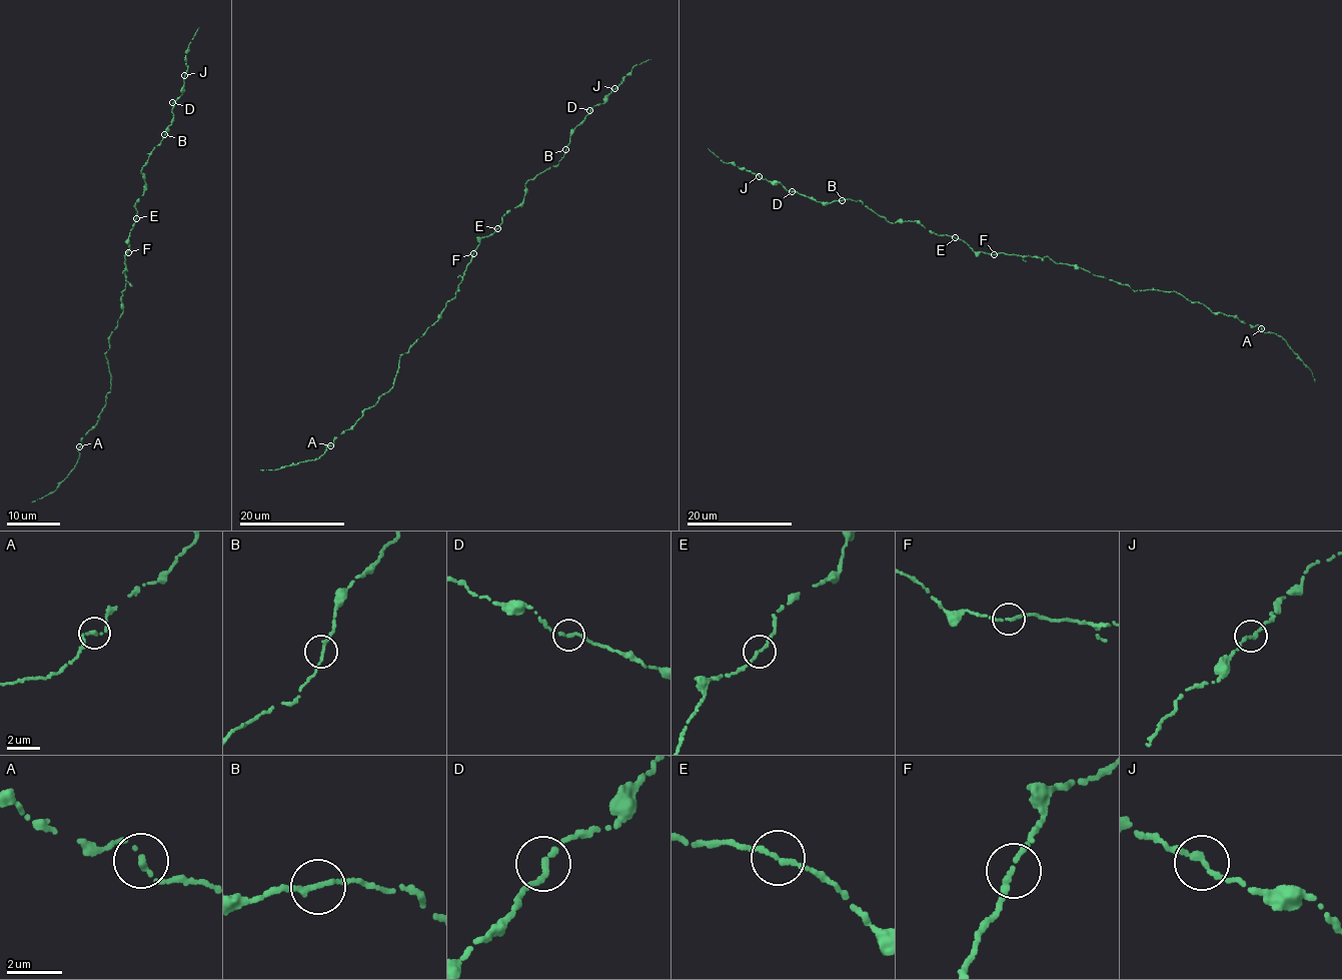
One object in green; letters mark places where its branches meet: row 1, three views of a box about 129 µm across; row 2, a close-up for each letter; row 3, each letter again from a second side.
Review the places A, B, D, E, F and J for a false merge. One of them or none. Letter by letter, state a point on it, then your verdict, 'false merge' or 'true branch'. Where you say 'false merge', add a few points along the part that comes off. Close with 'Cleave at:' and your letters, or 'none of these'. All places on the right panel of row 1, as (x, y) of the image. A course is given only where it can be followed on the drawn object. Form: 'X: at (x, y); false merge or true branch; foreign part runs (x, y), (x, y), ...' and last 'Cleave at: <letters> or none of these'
A: at (1261, 328); true branch
B: at (842, 200); true branch
D: at (792, 191); true branch
E: at (955, 237); true branch
F: at (994, 254); true branch
J: at (759, 176); true branch
Cleave at: none of these

